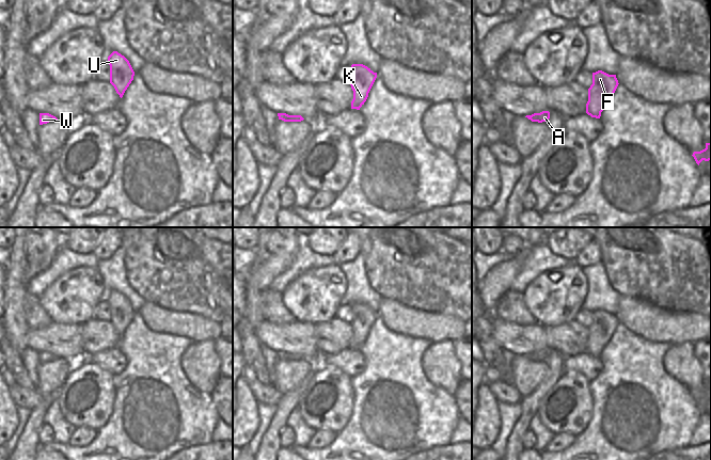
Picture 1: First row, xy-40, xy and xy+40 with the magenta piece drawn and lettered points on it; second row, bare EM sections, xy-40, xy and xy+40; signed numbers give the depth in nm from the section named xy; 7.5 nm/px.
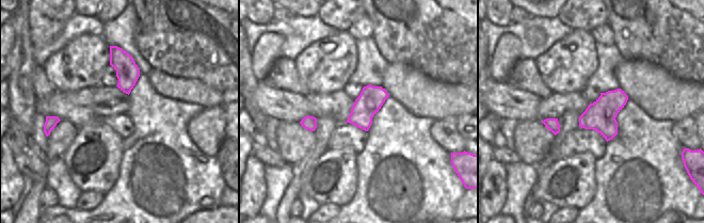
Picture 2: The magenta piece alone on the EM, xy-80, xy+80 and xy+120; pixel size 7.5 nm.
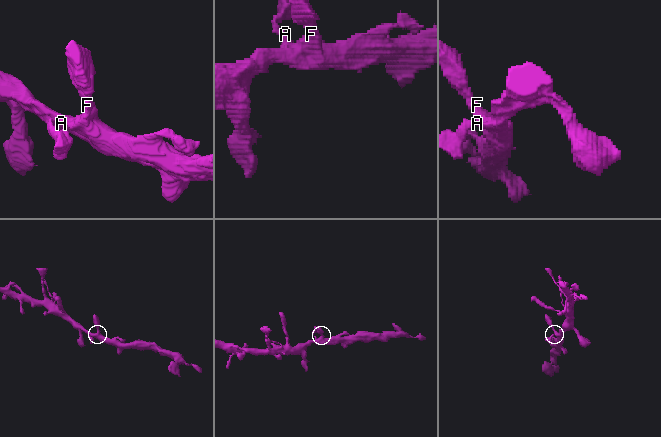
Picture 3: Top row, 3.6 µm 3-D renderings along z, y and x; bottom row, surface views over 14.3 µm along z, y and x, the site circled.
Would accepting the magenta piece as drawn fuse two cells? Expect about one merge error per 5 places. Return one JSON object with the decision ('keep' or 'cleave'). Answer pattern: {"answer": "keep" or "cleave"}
{"answer": "keep"}

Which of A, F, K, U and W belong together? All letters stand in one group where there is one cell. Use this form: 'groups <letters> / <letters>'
groups A F K U W

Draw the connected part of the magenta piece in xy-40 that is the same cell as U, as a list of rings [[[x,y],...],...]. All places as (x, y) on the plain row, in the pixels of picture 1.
[[[113,290],[108,296],[108,302],[110,304],[110,322],[122,337],[133,319],[135,311],[129,300],[117,290]]]

